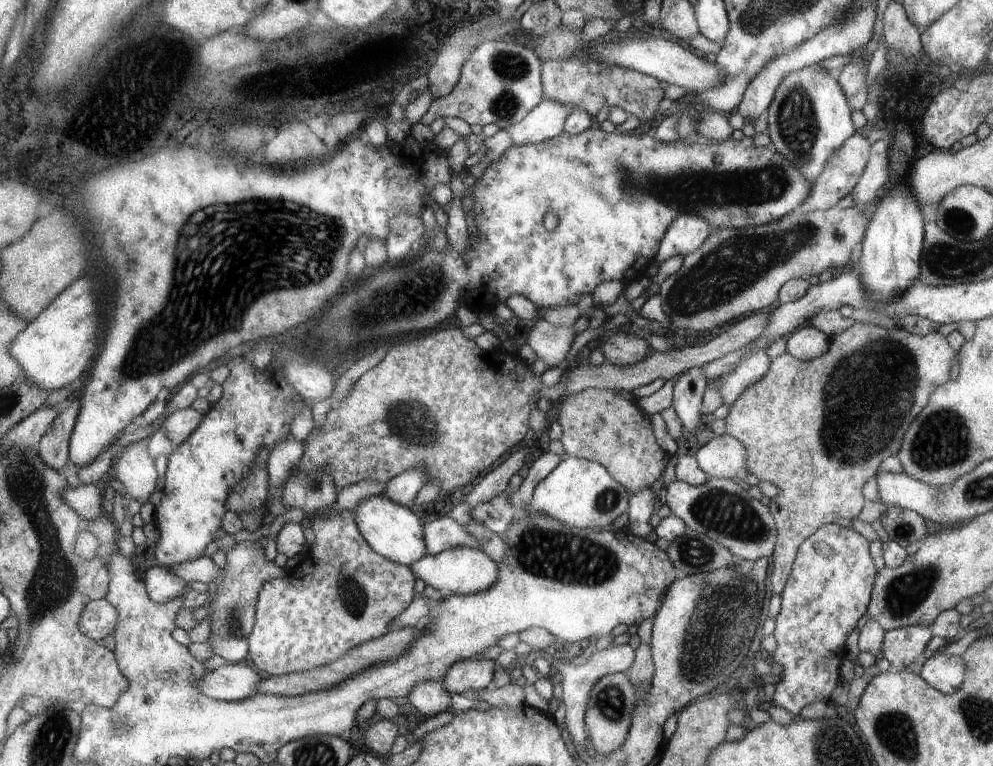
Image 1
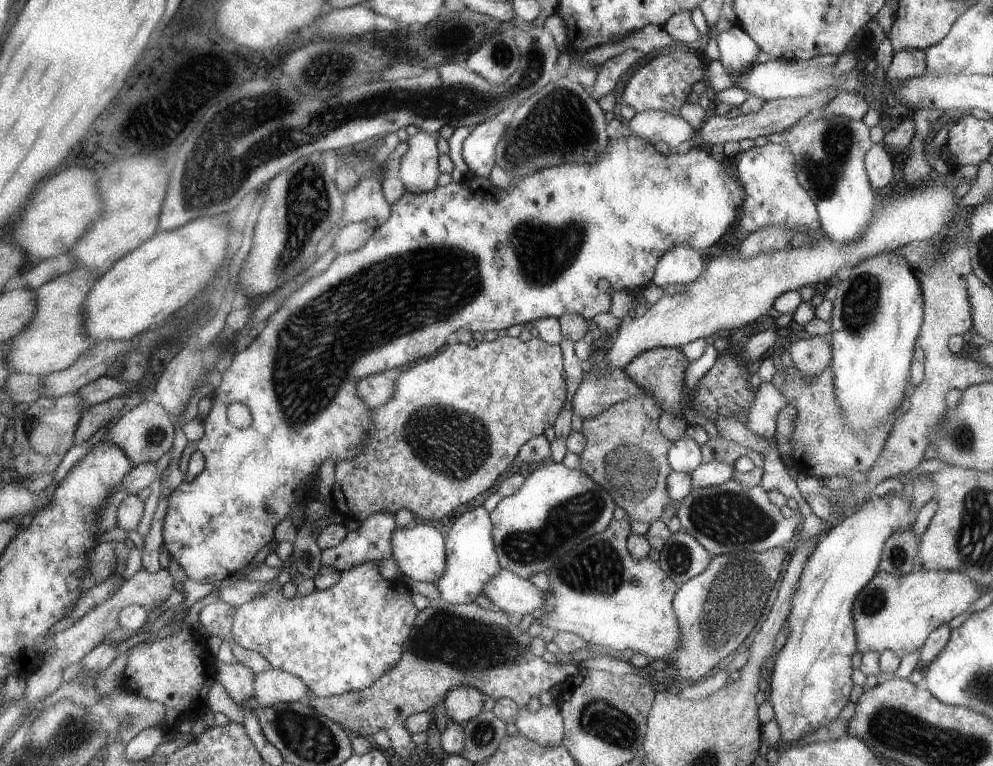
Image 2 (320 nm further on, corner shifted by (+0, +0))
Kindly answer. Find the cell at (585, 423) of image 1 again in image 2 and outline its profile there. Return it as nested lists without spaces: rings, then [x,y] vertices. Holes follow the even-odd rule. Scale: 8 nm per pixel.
[[[629,395],[609,405],[597,418],[583,420],[581,432],[588,438],[582,456],[582,468],[595,482],[599,483],[614,498],[629,520],[651,523],[663,514],[670,496],[665,488],[669,468],[669,442],[657,428],[658,404],[647,395]]]

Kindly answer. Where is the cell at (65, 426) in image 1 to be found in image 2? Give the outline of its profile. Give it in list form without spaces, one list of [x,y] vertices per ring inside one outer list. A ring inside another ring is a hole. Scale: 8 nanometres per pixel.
[[[113,397],[87,408],[79,423],[74,444],[81,448],[85,442],[93,438],[93,434],[97,434],[101,428],[106,428],[107,424],[111,424],[123,410],[125,410],[125,400],[121,397]]]

